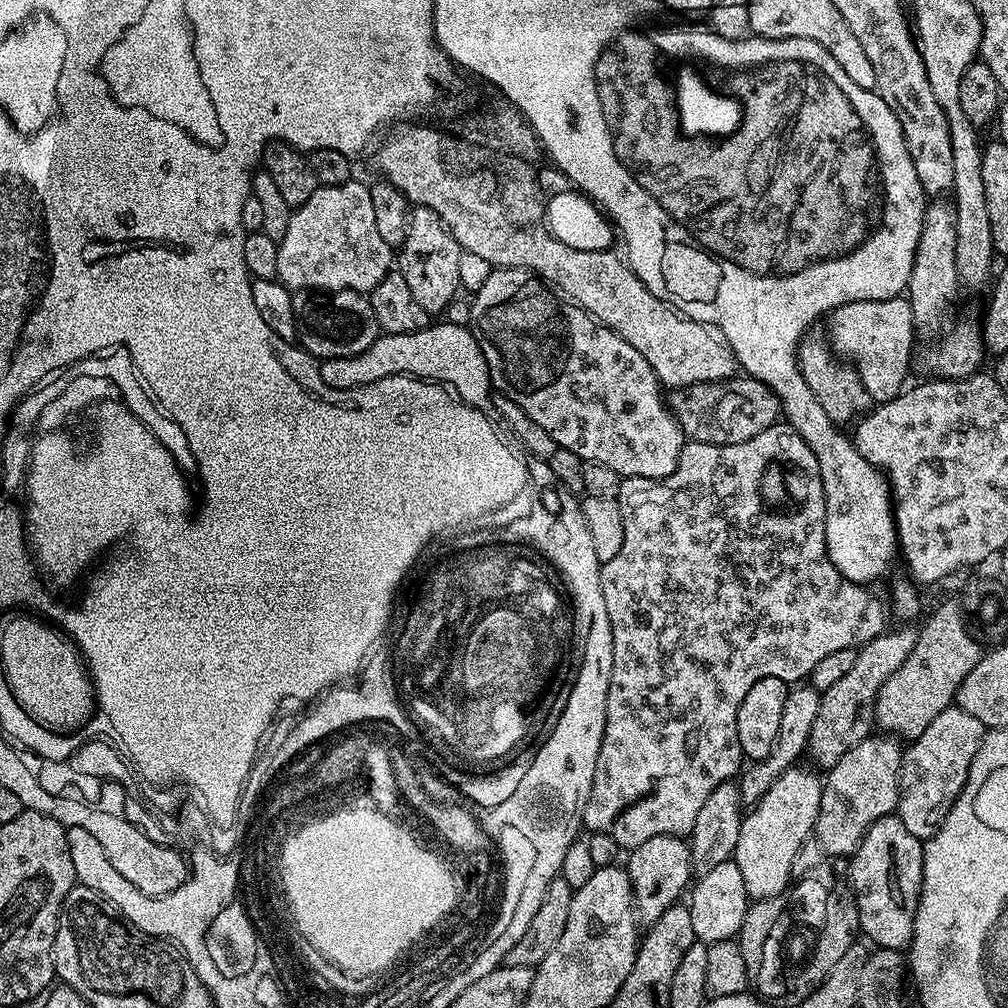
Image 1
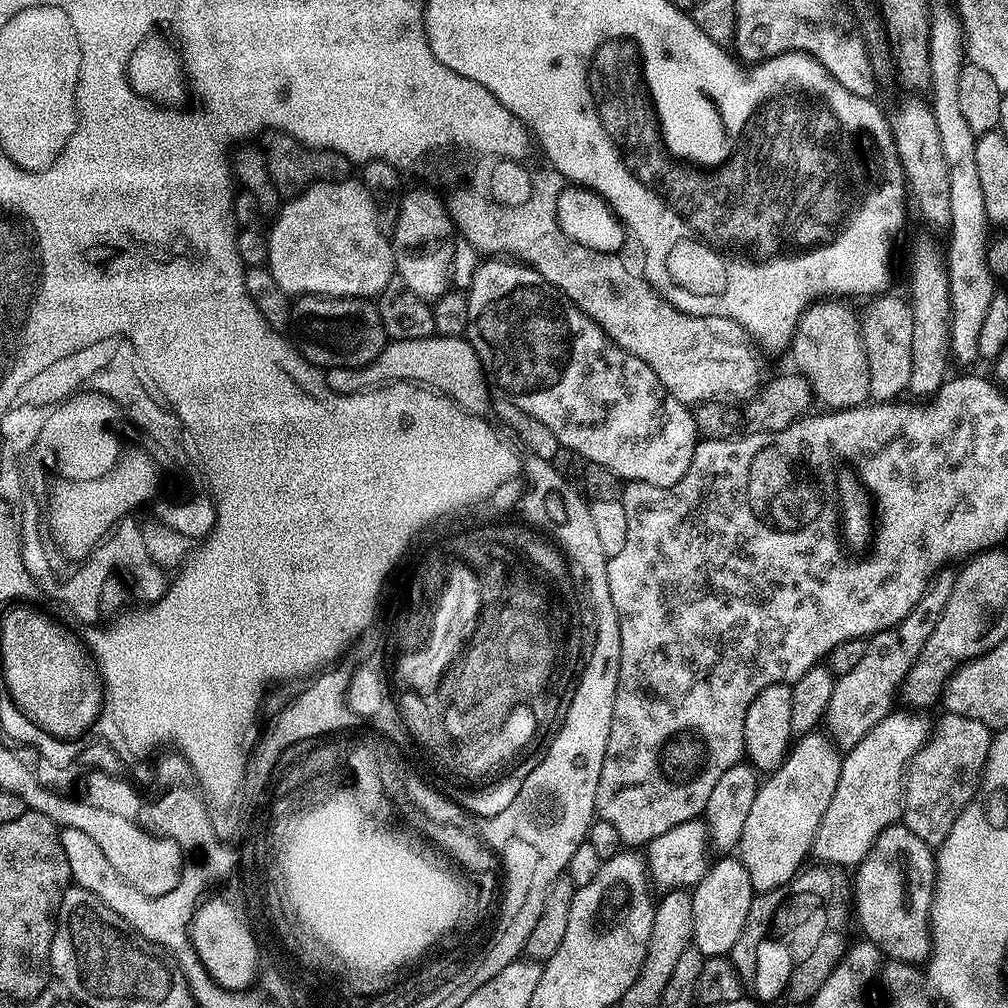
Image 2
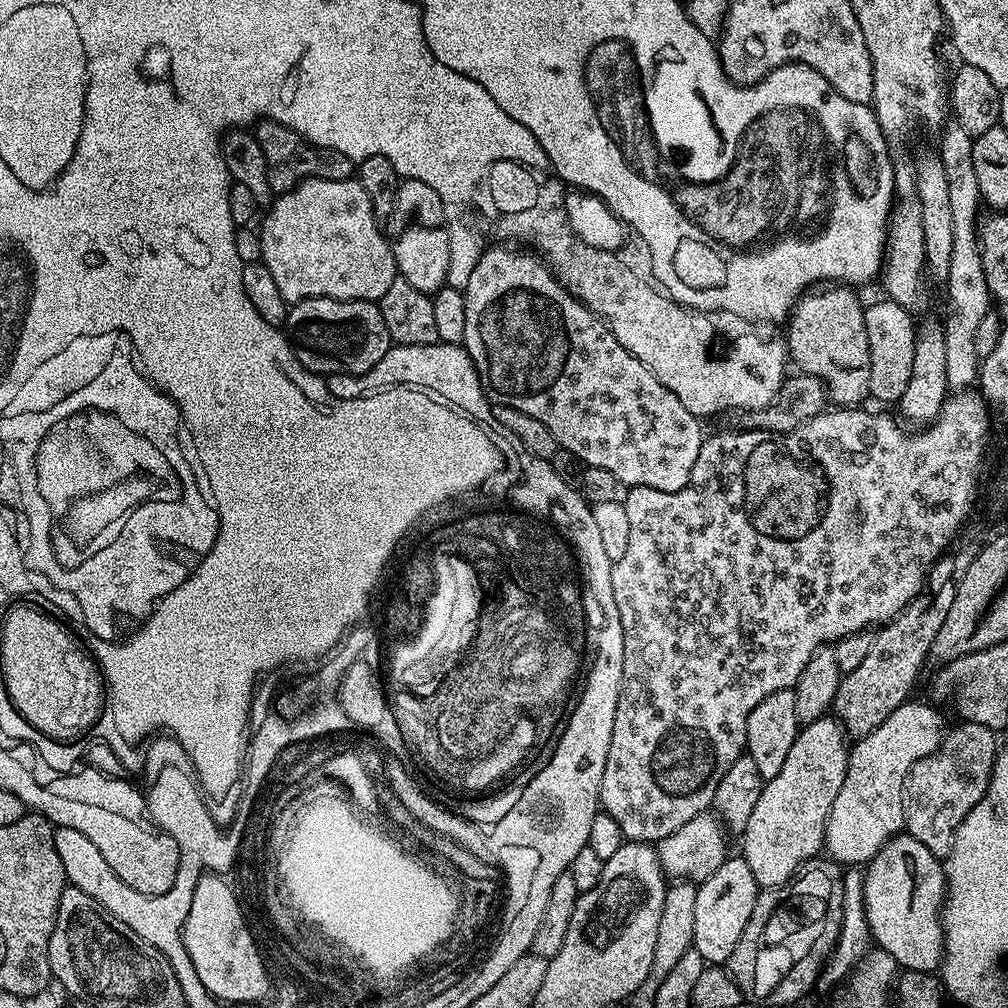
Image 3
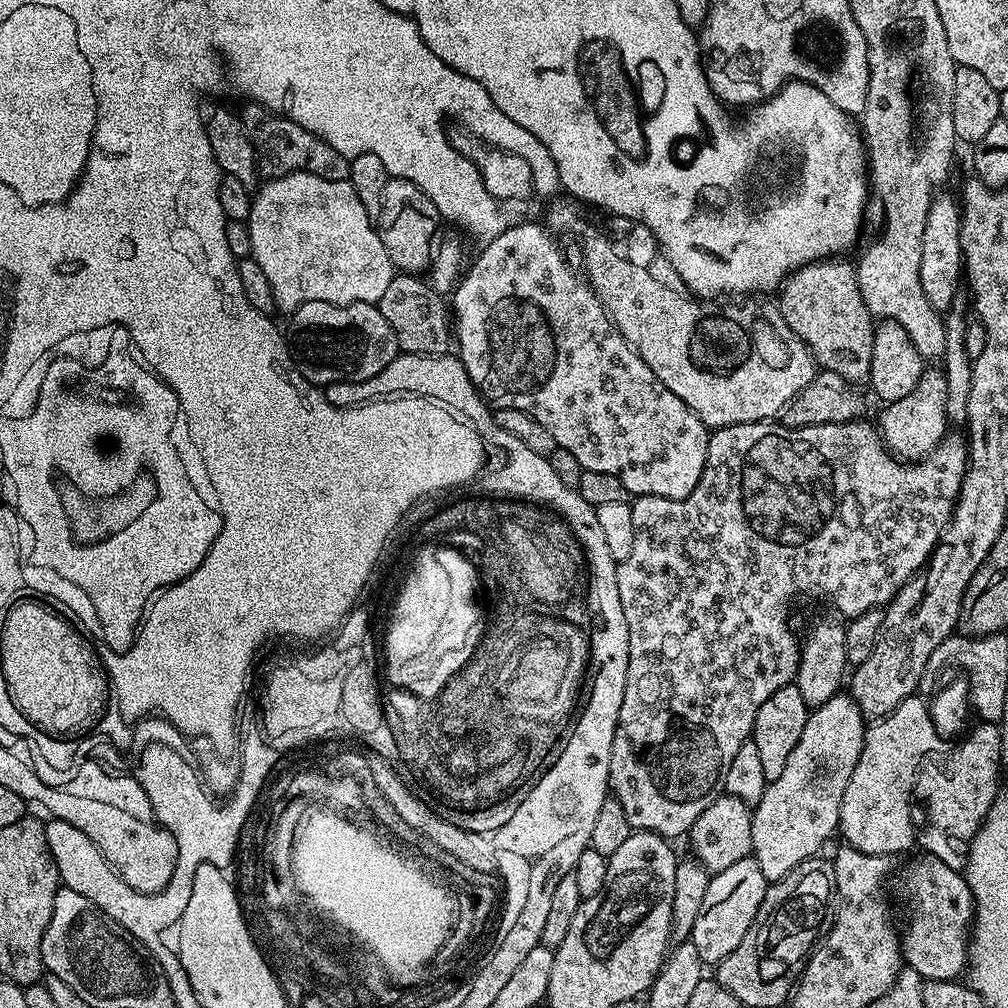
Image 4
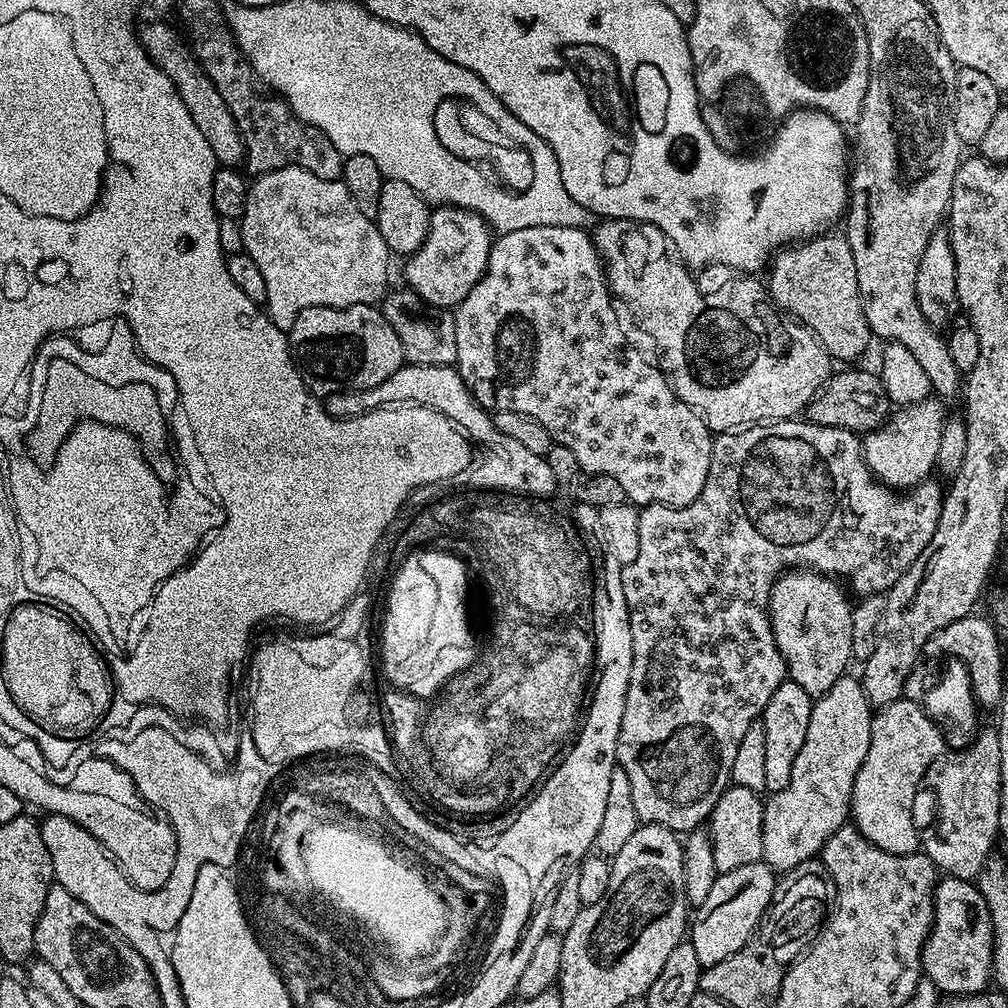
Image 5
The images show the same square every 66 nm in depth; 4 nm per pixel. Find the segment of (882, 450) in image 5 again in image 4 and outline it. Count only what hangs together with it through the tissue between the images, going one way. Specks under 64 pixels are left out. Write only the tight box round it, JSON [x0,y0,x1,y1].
[878,366,950,462]

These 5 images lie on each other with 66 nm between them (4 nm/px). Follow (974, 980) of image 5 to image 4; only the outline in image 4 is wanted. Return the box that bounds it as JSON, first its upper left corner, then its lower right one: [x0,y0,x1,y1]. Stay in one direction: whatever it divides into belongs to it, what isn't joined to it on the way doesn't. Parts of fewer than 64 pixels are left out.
[902,854,976,981]

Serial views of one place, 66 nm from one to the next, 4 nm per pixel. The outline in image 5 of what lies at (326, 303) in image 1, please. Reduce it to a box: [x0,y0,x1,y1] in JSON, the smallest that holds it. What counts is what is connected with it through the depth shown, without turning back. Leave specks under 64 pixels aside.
[286,304,406,398]

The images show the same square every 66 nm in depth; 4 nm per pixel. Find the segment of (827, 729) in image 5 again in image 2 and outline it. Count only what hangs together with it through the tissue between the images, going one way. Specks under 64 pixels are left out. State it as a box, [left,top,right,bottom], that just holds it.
[738,734,842,893]

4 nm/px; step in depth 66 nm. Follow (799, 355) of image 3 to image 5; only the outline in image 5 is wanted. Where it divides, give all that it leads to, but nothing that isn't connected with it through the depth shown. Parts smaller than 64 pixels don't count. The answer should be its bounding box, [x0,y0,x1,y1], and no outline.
[766,234,874,361]

